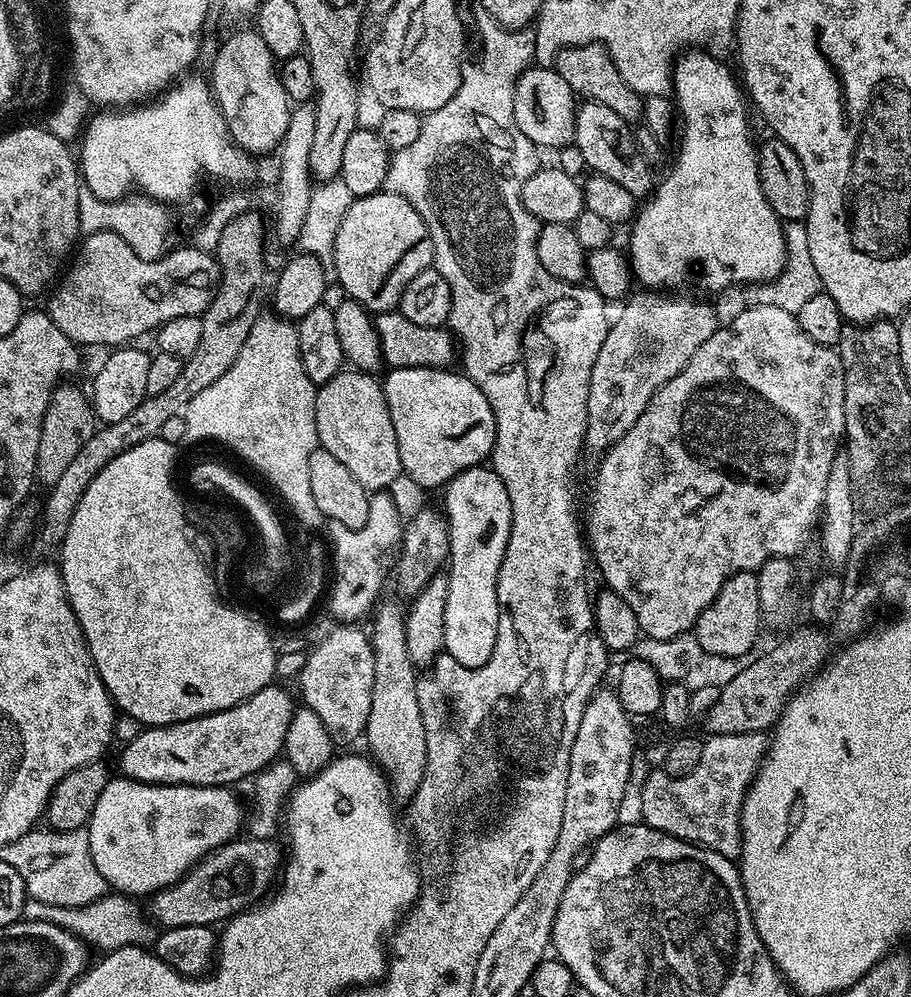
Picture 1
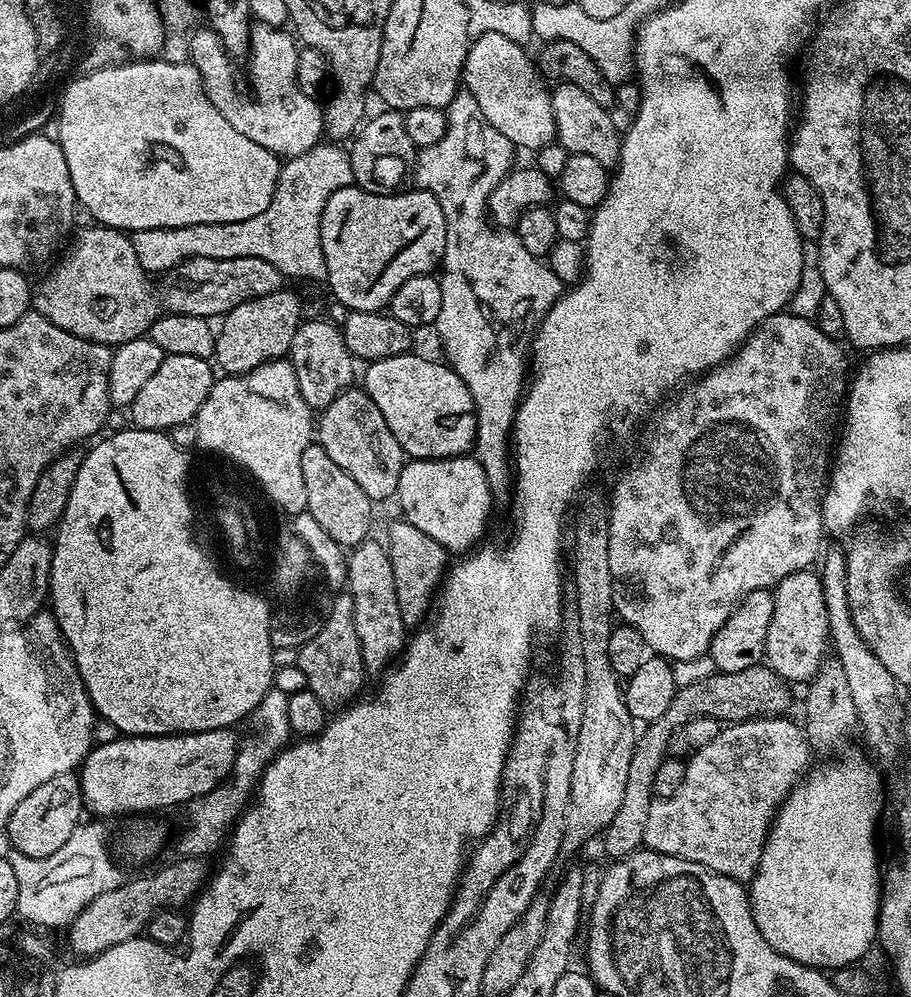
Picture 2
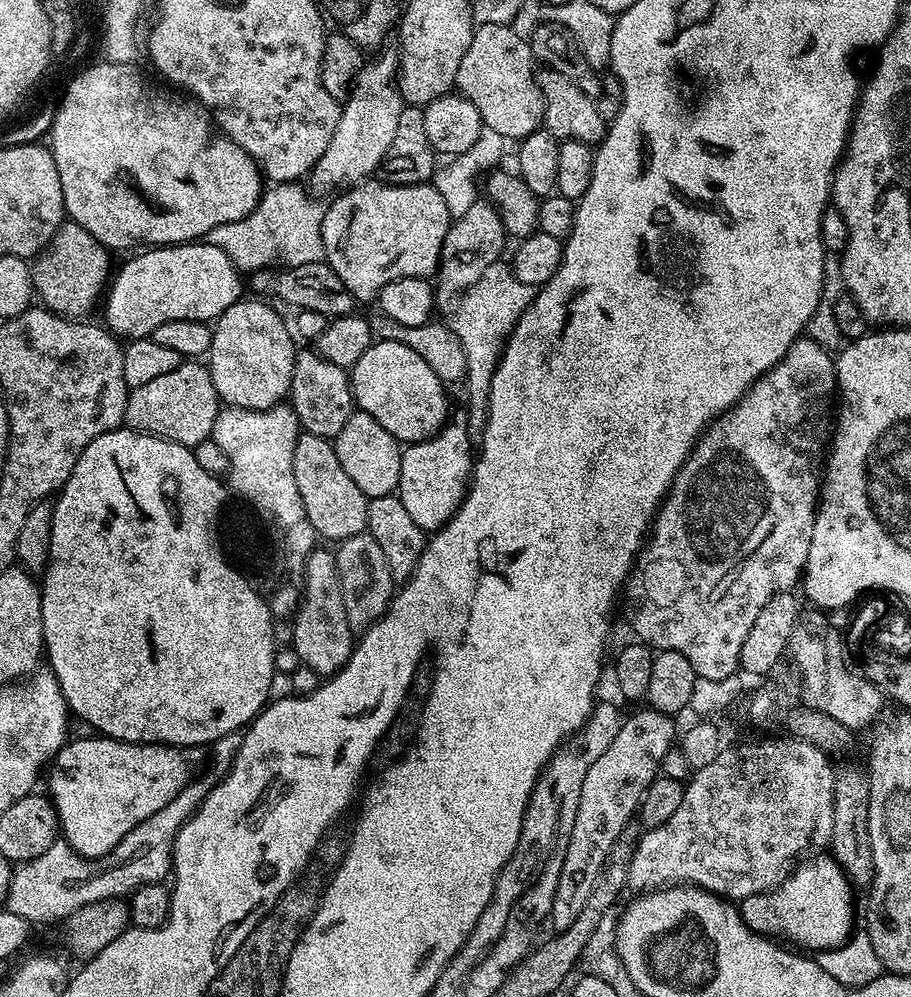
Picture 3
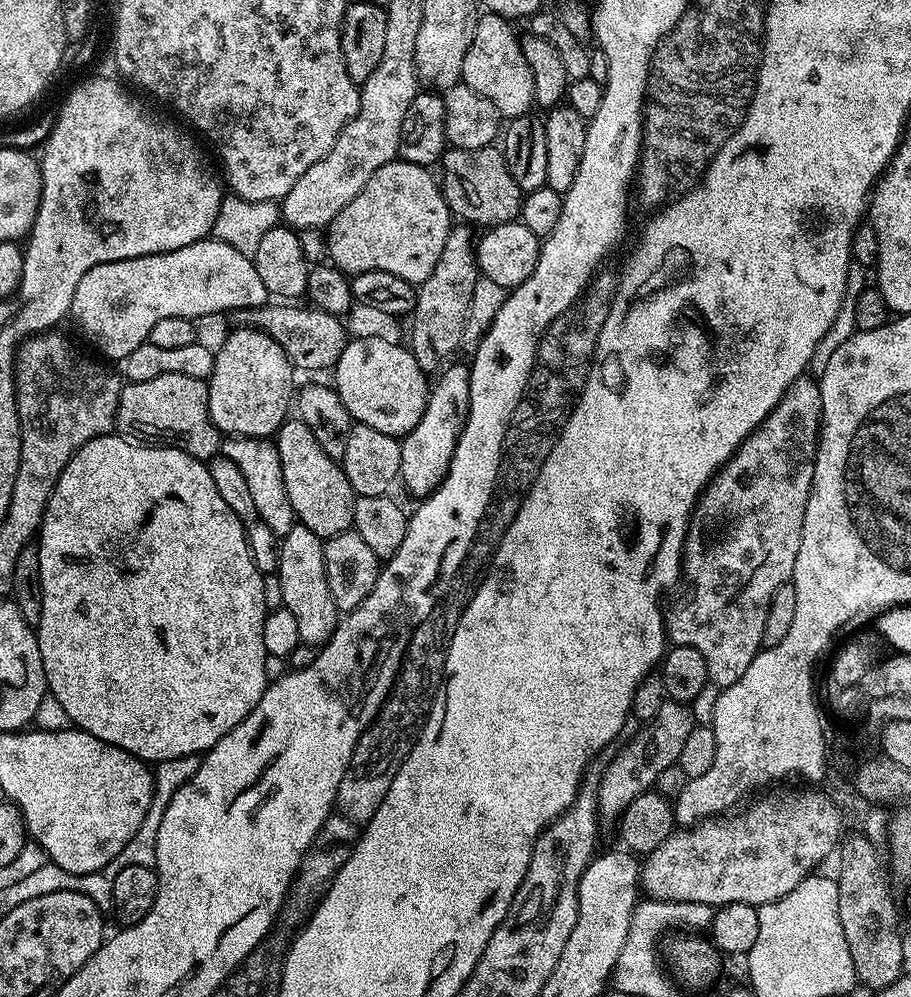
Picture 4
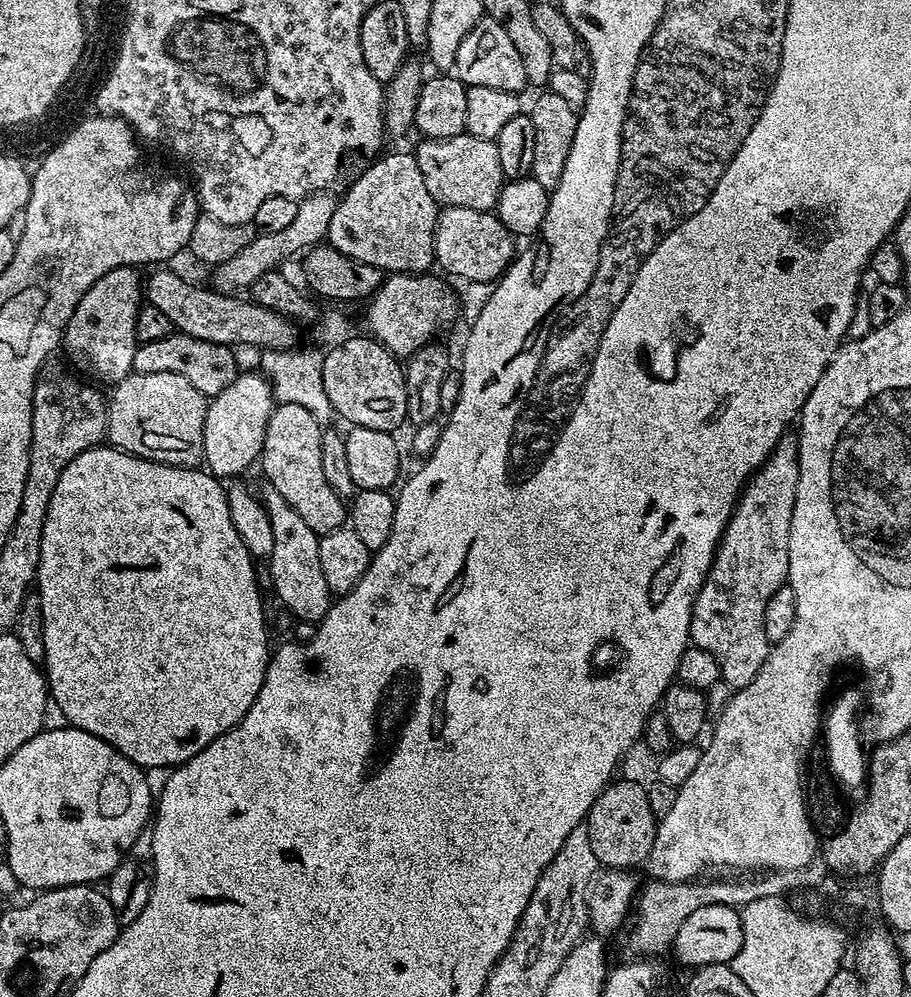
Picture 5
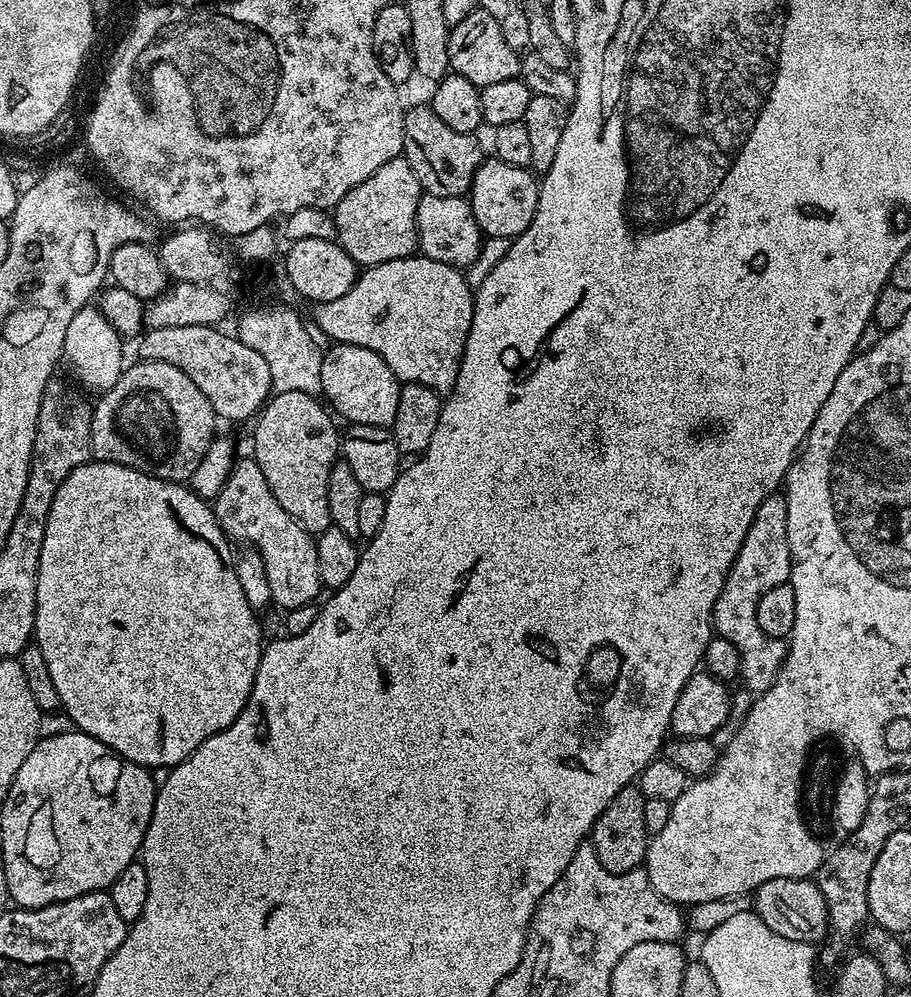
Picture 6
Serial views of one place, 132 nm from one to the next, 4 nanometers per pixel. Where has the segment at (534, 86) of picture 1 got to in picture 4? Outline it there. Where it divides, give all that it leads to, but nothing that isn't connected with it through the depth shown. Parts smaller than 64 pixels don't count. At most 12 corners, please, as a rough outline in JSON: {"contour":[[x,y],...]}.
{"contour":[[485,11],[460,75],[504,118],[534,108],[520,36]]}

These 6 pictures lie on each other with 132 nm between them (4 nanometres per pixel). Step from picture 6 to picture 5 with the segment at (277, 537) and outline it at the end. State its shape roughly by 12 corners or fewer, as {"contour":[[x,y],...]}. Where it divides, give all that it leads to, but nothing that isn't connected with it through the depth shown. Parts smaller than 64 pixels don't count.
{"contour":[[267,482],[272,584],[297,621],[334,603],[320,537]]}

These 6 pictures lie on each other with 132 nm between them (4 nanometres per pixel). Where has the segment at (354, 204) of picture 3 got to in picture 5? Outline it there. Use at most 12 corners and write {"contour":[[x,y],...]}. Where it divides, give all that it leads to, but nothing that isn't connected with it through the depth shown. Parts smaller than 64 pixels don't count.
{"contour":[[411,151],[337,199],[326,240],[385,274],[433,267],[438,205]]}

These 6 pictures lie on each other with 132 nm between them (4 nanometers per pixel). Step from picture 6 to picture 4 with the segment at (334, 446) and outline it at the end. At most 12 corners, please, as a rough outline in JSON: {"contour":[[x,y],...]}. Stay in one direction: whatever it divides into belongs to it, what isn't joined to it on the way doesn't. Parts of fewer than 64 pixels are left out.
{"contour":[[310,426],[274,443],[293,517],[321,538],[352,528],[356,496]]}

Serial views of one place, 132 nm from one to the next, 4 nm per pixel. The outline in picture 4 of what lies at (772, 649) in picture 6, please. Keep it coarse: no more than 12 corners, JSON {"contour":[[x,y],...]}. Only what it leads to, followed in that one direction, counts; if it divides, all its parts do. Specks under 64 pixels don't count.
{"contour":[[796,379],[705,486],[673,645],[734,686],[792,579],[822,394]]}

